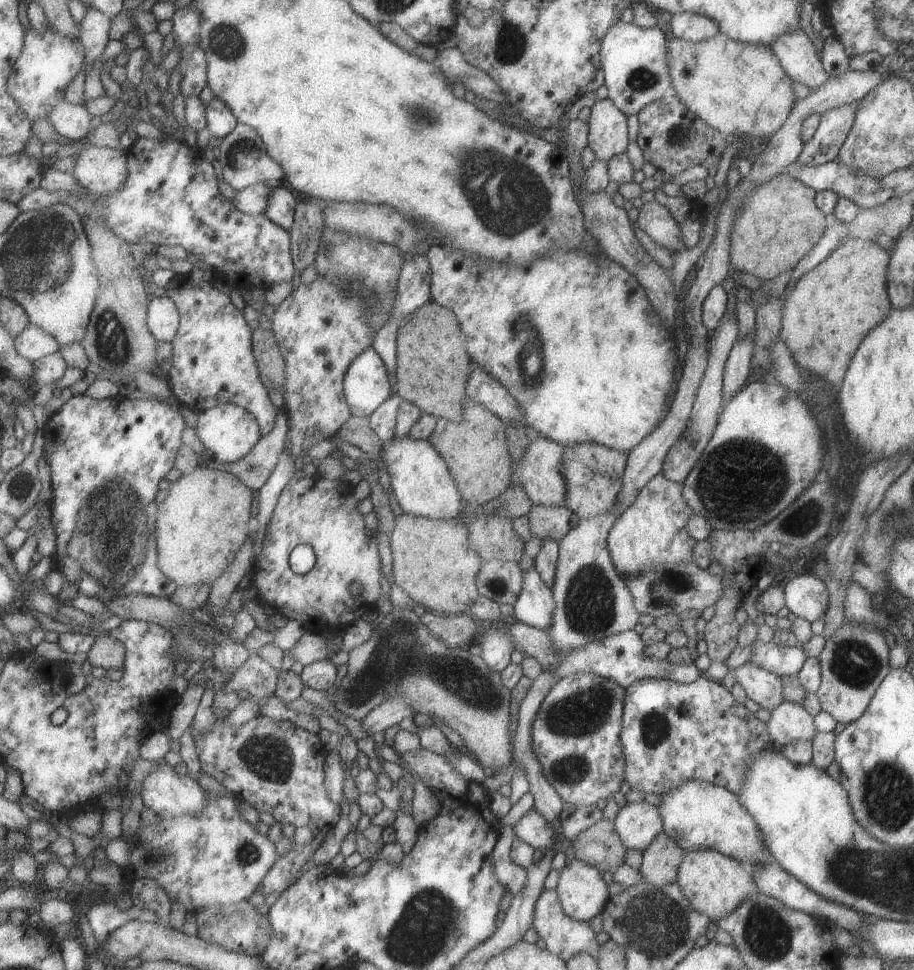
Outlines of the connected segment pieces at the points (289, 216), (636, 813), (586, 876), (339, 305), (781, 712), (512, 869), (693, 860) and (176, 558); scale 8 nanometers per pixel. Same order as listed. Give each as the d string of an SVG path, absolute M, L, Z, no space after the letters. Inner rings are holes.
M273 184L268 208L264 213L270 220L273 220L277 225L287 230L290 230L294 226L298 205L297 200L295 200L297 194L295 191L291 194L291 191L294 190Z
M645 801L626 803L612 821L620 844L643 851L662 832L662 823L655 806Z
M573 859L560 871L556 887L564 912L574 920L588 921L604 909L607 890L599 872L584 861Z
M318 274L317 278L311 284L300 284L297 290L293 291L288 297L286 297L277 308L274 310L274 316L272 320L272 331L277 338L278 344L280 345L283 357L287 364L288 373L288 384L284 388L284 399L285 399L285 410L289 418L290 432L288 433L288 442L295 445L287 446L292 449L293 457L304 457L305 449L311 448L311 444L320 443L323 440L332 440L335 438L343 424L352 418L352 410L349 407L346 395L344 392L344 379L348 375L349 368L352 367L352 363L362 354L365 353L369 348L372 348L373 342L376 340L376 328L370 325L370 319L372 318L372 305L378 298L374 295L374 292L367 286L367 282L363 279L336 279L335 277L325 277Z
M783 700L775 709L769 712L769 720L764 724L773 747L781 748L796 739L812 739L815 732L817 732L812 722L813 717L799 704Z
M505 824L499 832L500 840L492 853L494 874L498 877L500 884L503 884L509 892L517 895L525 887L528 870L516 864L512 858L512 845L517 839L514 826Z
M712 849L683 851L676 871L676 884L691 908L705 914L710 921L730 914L746 897L757 894L750 870L737 860Z
M205 467L196 468L194 472L190 474L181 474L181 477L173 483L170 483L169 488L167 488L168 495L165 500L158 504L158 512L156 514L156 544L158 549L158 568L174 583L178 585L179 588L187 588L200 583L215 583L221 576L225 575L233 562L236 560L240 549L246 544L247 534L250 534L250 523L252 522L251 511L256 509L256 500L253 498L253 492L251 488L248 488L237 476L234 476L228 471L221 470L207 470Z

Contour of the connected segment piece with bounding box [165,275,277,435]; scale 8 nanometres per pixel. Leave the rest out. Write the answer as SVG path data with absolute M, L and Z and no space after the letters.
M177 275L165 289L165 296L173 300L180 311L180 330L172 343L173 366L167 375L177 400L196 412L228 403L241 406L257 418L262 434L272 433L277 423L277 408L261 379L252 340L254 330L245 320L245 314L211 281L195 282L189 275Z

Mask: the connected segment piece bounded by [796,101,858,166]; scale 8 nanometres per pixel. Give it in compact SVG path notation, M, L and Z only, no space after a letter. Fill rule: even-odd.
M858 102L836 106L820 115L814 136L803 144L797 156L800 164L823 165L837 158L841 144L853 125Z

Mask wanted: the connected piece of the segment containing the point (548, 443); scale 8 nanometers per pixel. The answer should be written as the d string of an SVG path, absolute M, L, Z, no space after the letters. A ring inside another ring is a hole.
M535 434L522 460L512 467L512 483L520 485L534 505L566 506L566 483L563 474L565 446Z

